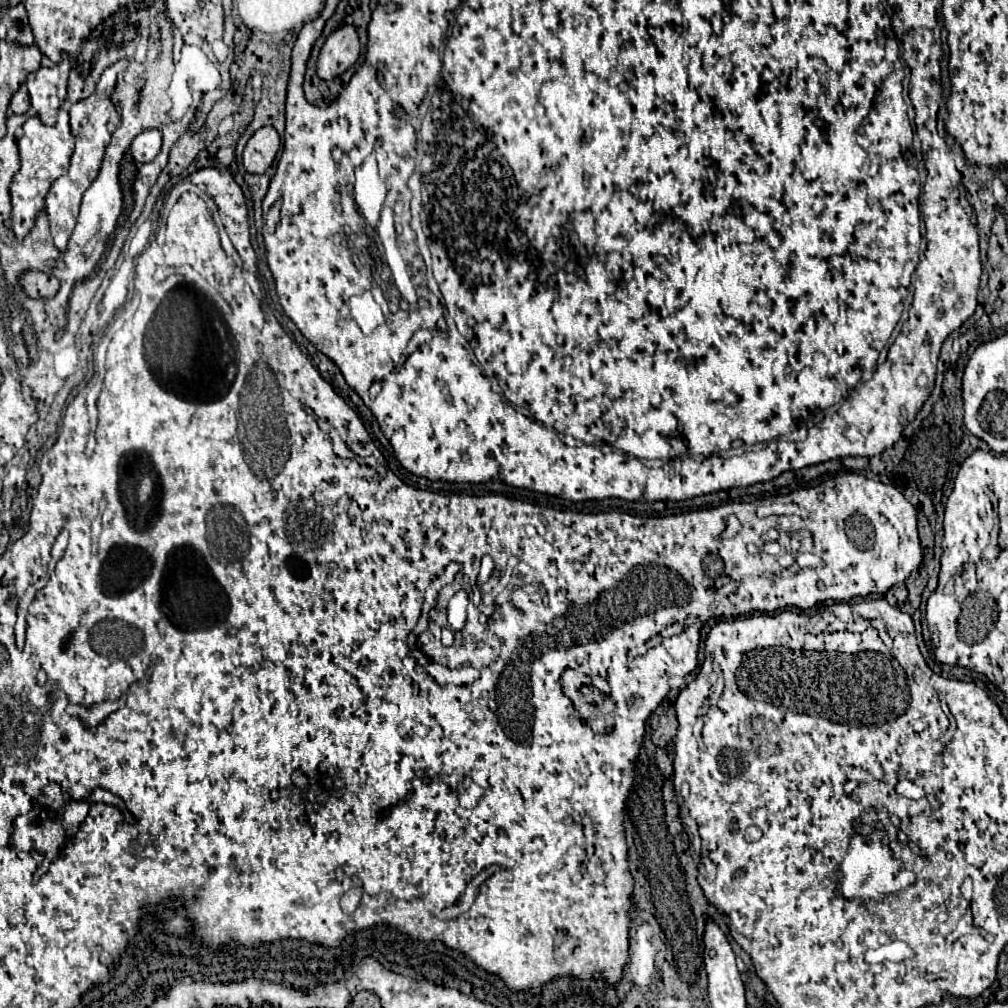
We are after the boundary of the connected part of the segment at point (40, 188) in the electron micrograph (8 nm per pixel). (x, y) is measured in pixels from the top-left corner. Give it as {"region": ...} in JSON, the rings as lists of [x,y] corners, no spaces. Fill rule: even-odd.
{"region":[[[67,110],[59,112],[59,118],[57,118],[55,126],[43,126],[37,116],[29,118],[23,124],[23,136],[17,140],[21,168],[13,176],[11,186],[9,186],[11,206],[13,206],[11,228],[15,232],[17,242],[23,242],[23,238],[33,228],[37,214],[43,210],[43,198],[45,198],[51,182],[55,182],[55,178],[59,178],[61,174],[67,172],[67,162],[71,158],[73,146],[75,146],[75,138],[73,138],[73,132],[71,132]]]}

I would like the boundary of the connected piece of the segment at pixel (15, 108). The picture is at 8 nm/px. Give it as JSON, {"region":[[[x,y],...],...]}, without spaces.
{"region":[[[21,86],[13,94],[13,98],[9,102],[9,108],[11,108],[13,114],[25,114],[29,110],[29,106],[31,106],[31,102],[29,102],[29,94],[27,94],[27,86]]]}

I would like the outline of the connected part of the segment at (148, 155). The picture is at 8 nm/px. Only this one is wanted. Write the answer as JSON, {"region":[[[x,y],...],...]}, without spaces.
{"region":[[[145,130],[133,138],[129,150],[131,150],[131,156],[135,158],[135,162],[143,164],[143,162],[151,162],[151,158],[155,158],[155,154],[159,154],[159,146],[161,146],[159,130]]]}

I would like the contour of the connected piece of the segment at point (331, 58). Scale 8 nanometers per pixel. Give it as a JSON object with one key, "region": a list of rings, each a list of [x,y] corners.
{"region":[[[353,26],[337,28],[323,44],[317,56],[317,76],[321,80],[333,80],[341,76],[359,58],[359,36]]]}

